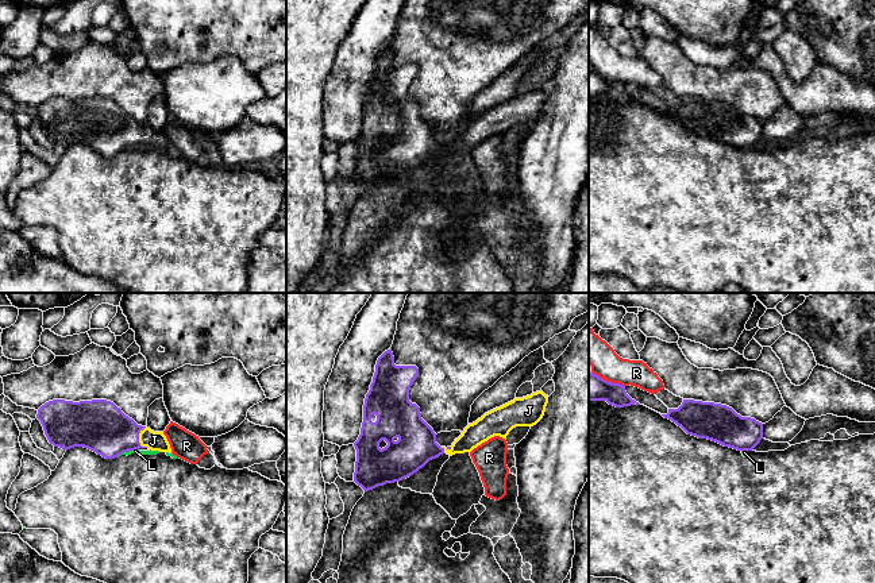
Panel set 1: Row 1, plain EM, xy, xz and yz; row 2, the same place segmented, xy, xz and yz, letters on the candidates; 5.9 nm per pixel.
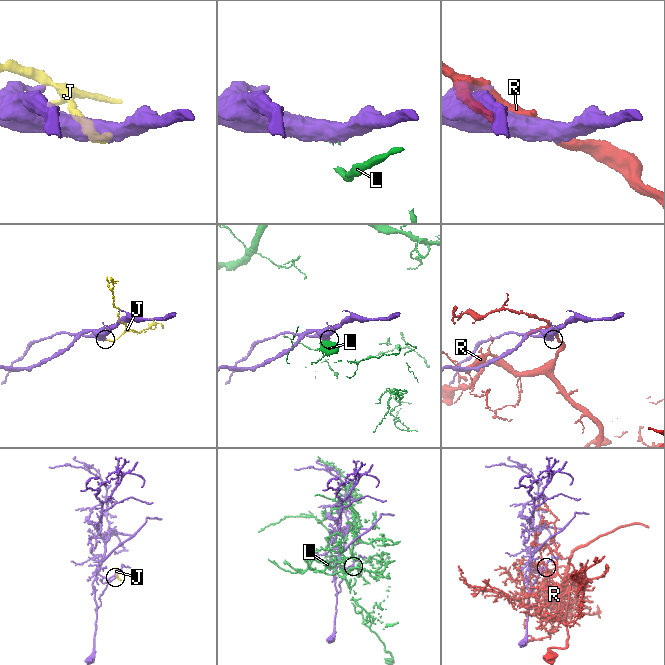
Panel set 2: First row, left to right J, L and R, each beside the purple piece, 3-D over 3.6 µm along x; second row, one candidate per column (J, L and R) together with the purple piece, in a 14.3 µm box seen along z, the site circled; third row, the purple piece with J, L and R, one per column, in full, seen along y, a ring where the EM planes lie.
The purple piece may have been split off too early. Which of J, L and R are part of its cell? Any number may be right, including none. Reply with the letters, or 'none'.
J

